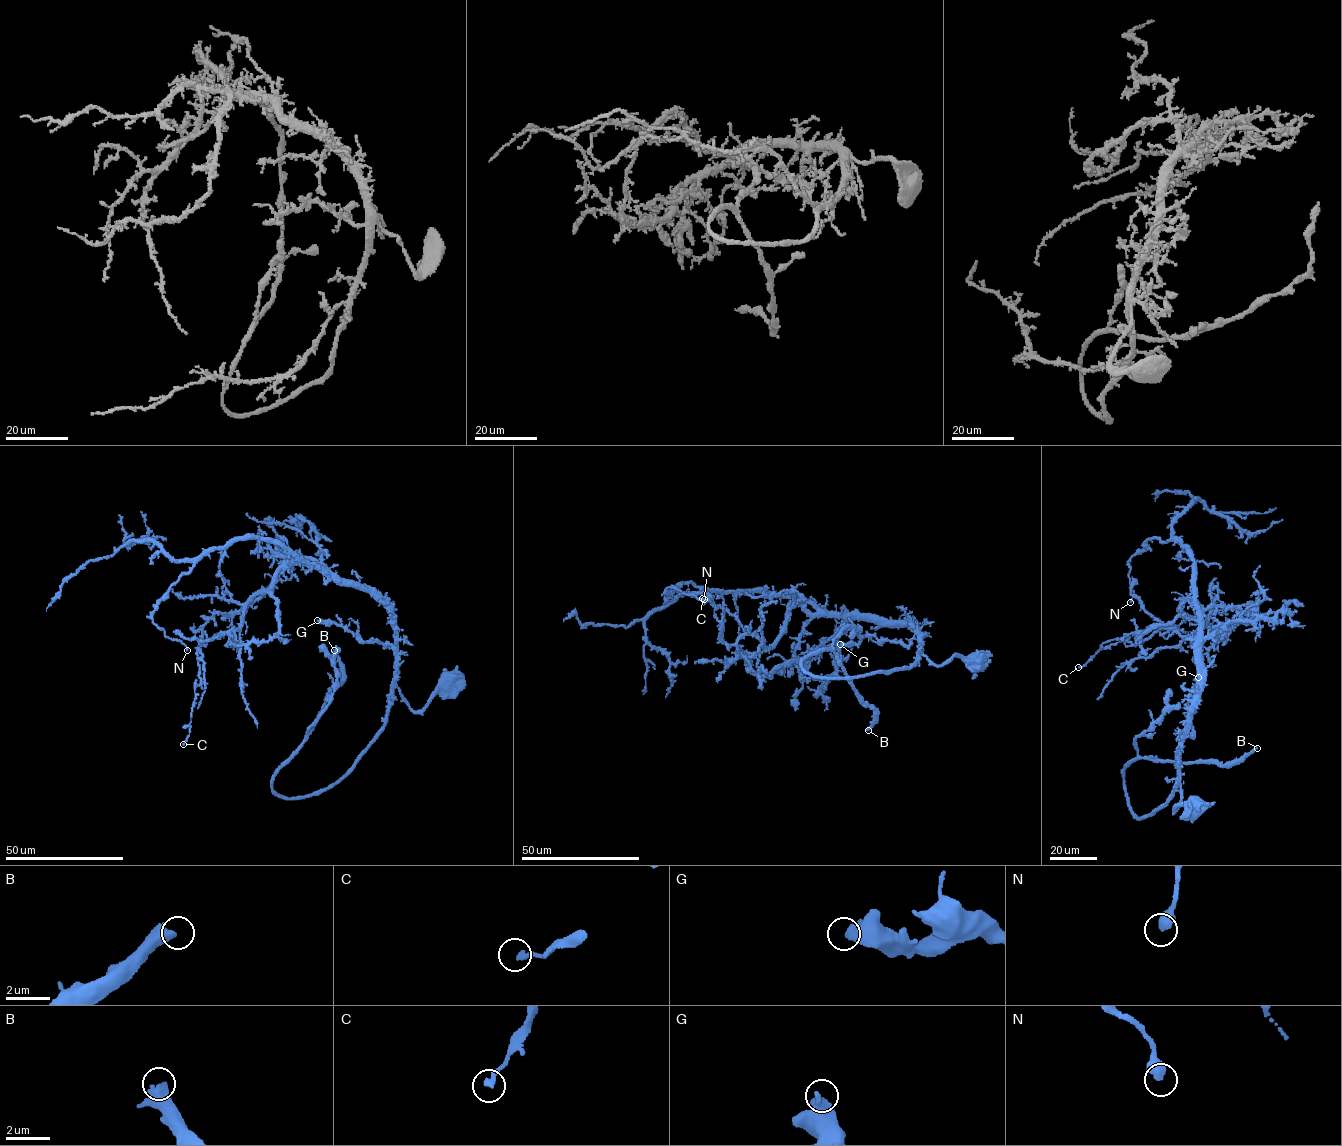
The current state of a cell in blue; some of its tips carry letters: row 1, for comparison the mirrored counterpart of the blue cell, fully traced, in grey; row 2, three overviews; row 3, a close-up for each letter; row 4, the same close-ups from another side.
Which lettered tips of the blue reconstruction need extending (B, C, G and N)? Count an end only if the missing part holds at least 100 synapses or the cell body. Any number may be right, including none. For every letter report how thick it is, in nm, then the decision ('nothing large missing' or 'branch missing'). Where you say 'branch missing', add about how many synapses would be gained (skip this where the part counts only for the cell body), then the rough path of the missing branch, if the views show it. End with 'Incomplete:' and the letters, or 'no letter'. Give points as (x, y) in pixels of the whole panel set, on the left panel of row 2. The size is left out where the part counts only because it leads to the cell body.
B: calibre 400 nm; branch missing; 140 synapses; course (334, 650), (345, 606), (344, 581), (315, 550)
C: calibre 220 nm; nothing large missing
G: calibre 600 nm; nothing large missing
N: calibre 480 nm; nothing large missing
Incomplete: B

